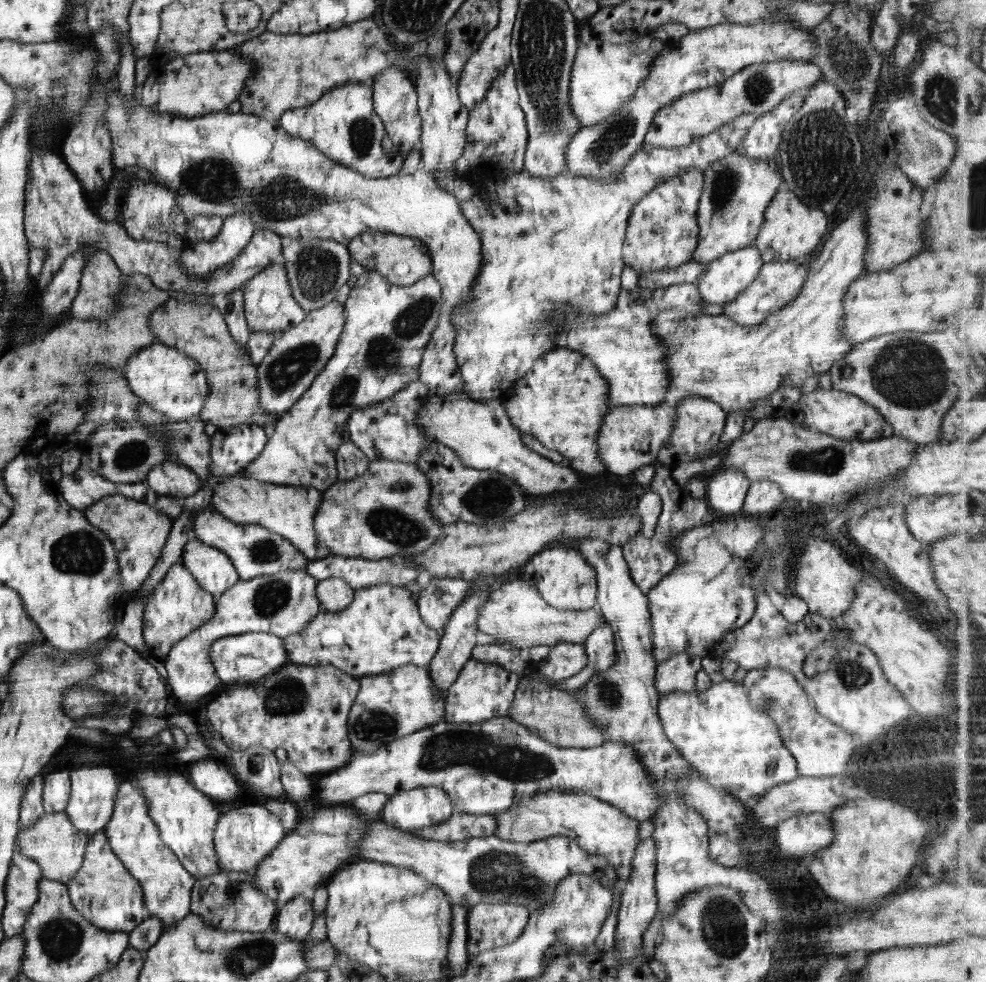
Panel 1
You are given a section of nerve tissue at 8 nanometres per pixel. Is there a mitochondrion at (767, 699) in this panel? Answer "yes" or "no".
yes

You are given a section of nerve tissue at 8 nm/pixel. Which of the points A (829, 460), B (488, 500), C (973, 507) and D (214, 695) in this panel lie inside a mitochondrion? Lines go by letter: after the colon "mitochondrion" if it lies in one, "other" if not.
A: mitochondrion
B: mitochondrion
C: mitochondrion
D: other

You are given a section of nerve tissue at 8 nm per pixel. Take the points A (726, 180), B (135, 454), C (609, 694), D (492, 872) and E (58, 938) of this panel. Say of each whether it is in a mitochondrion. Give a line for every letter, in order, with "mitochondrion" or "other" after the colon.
A: mitochondrion
B: mitochondrion
C: mitochondrion
D: mitochondrion
E: mitochondrion

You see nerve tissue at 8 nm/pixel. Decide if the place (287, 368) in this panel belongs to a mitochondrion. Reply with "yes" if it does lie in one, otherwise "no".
yes

